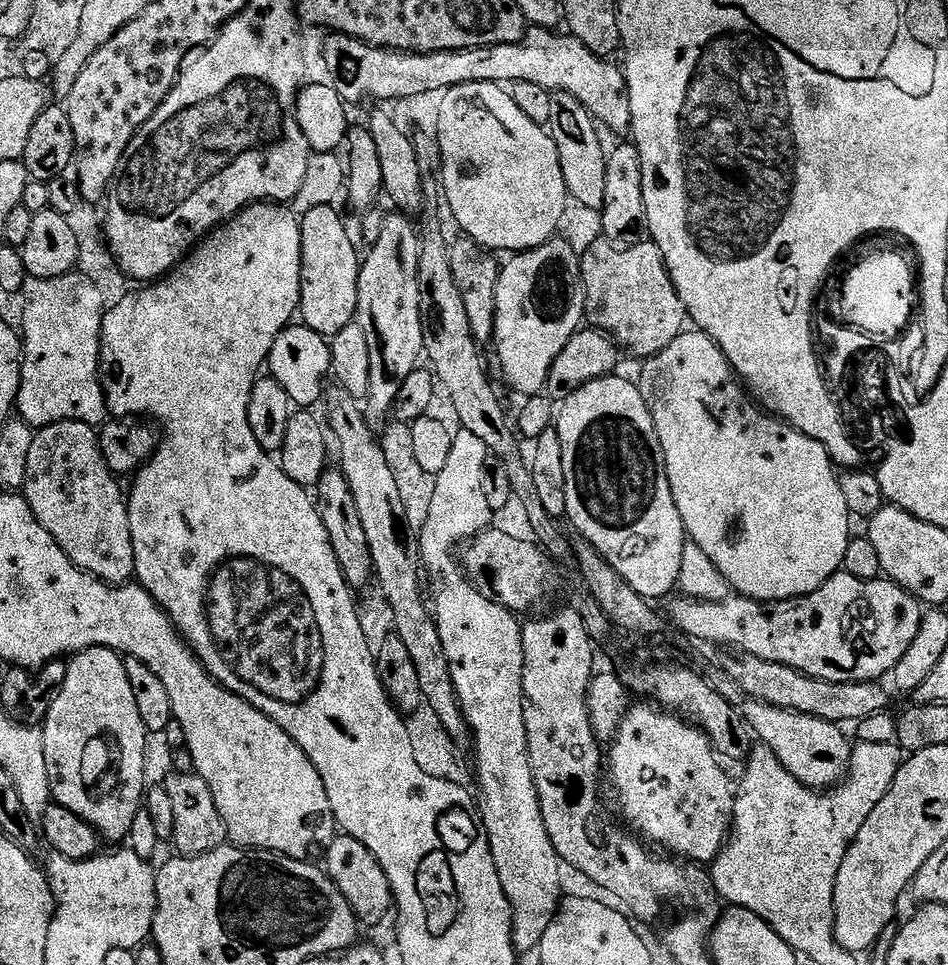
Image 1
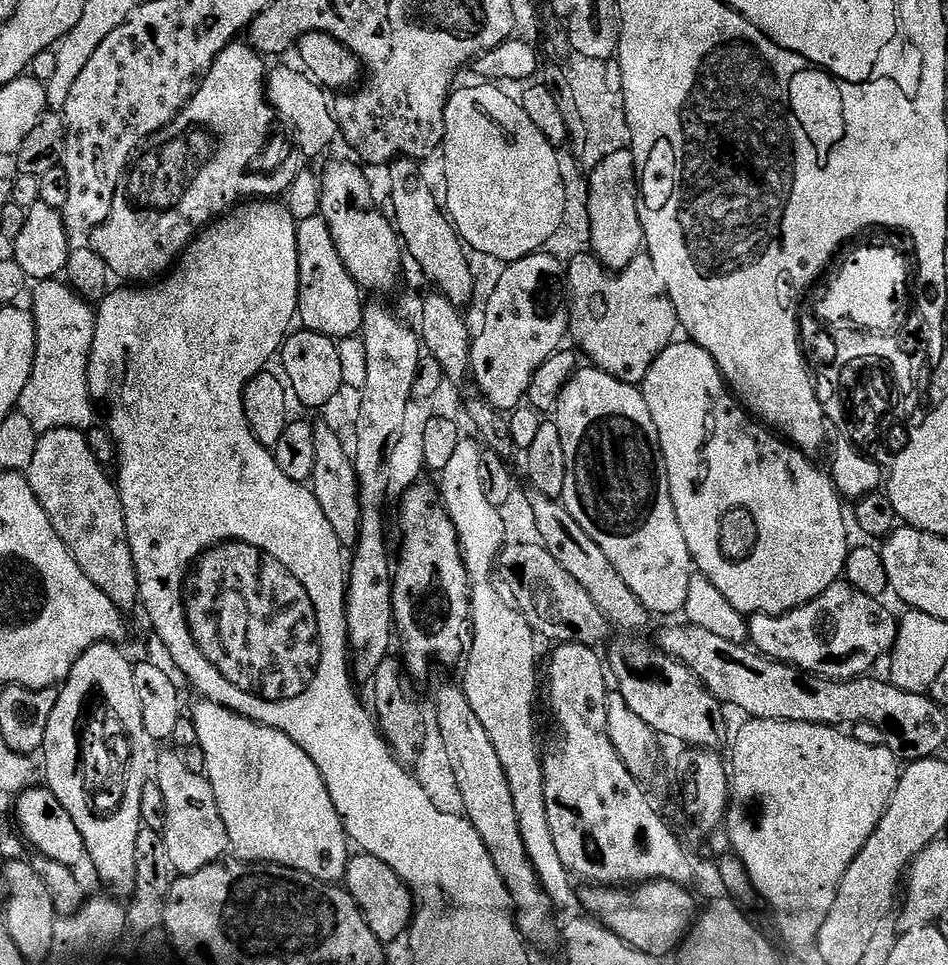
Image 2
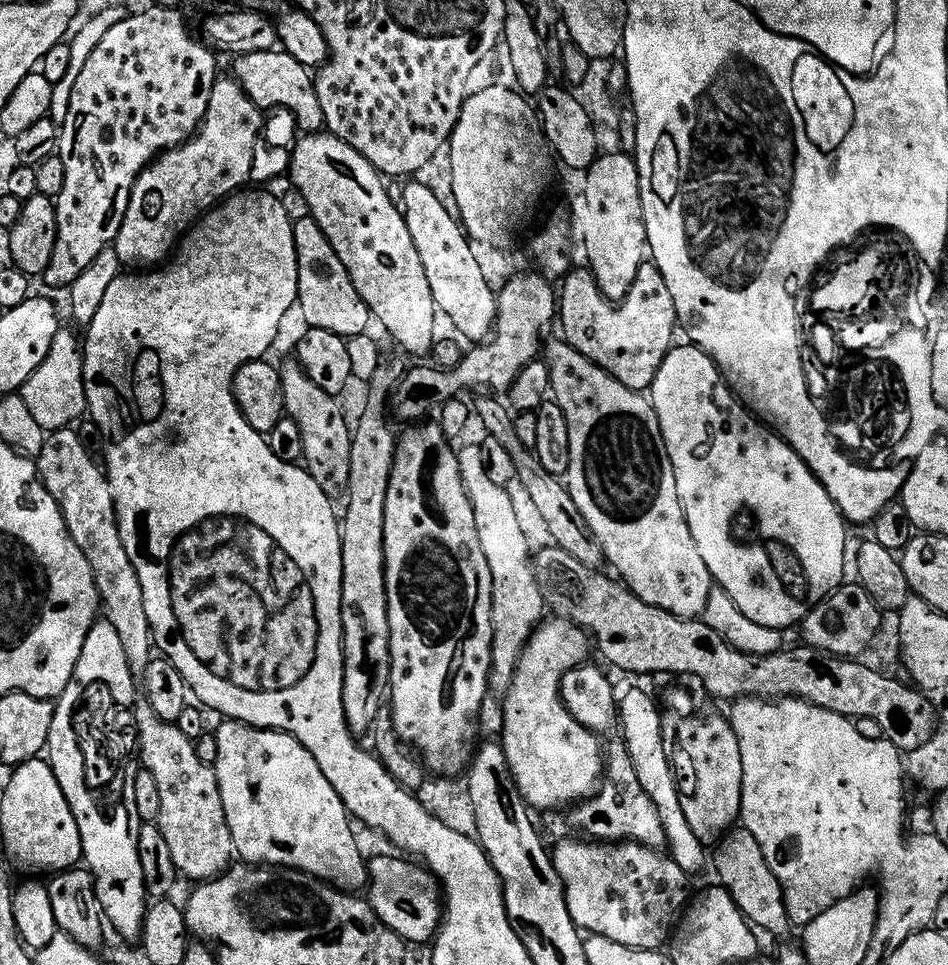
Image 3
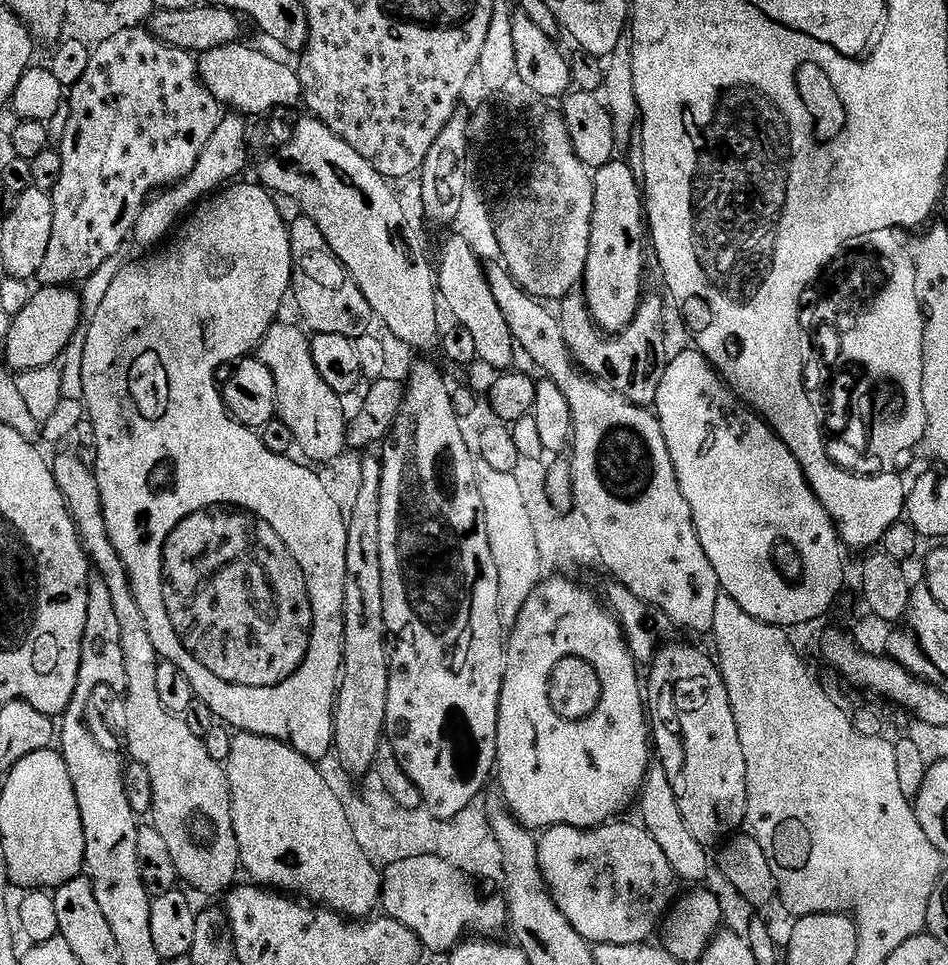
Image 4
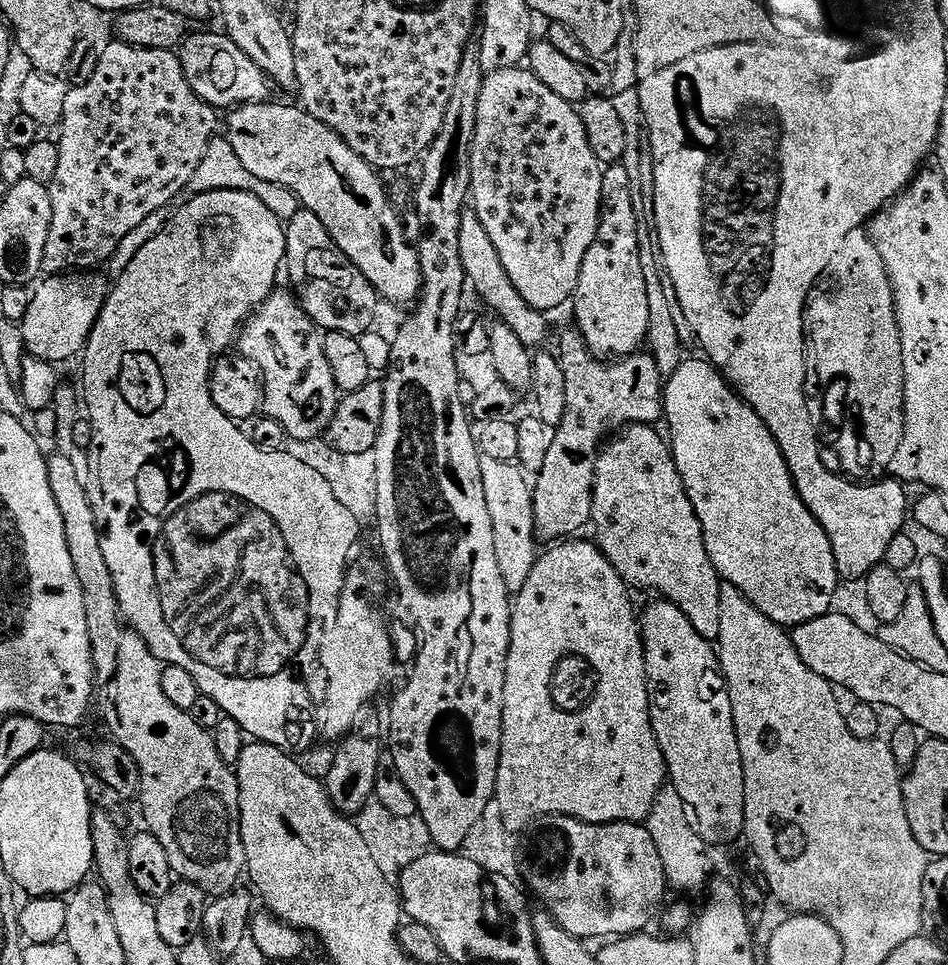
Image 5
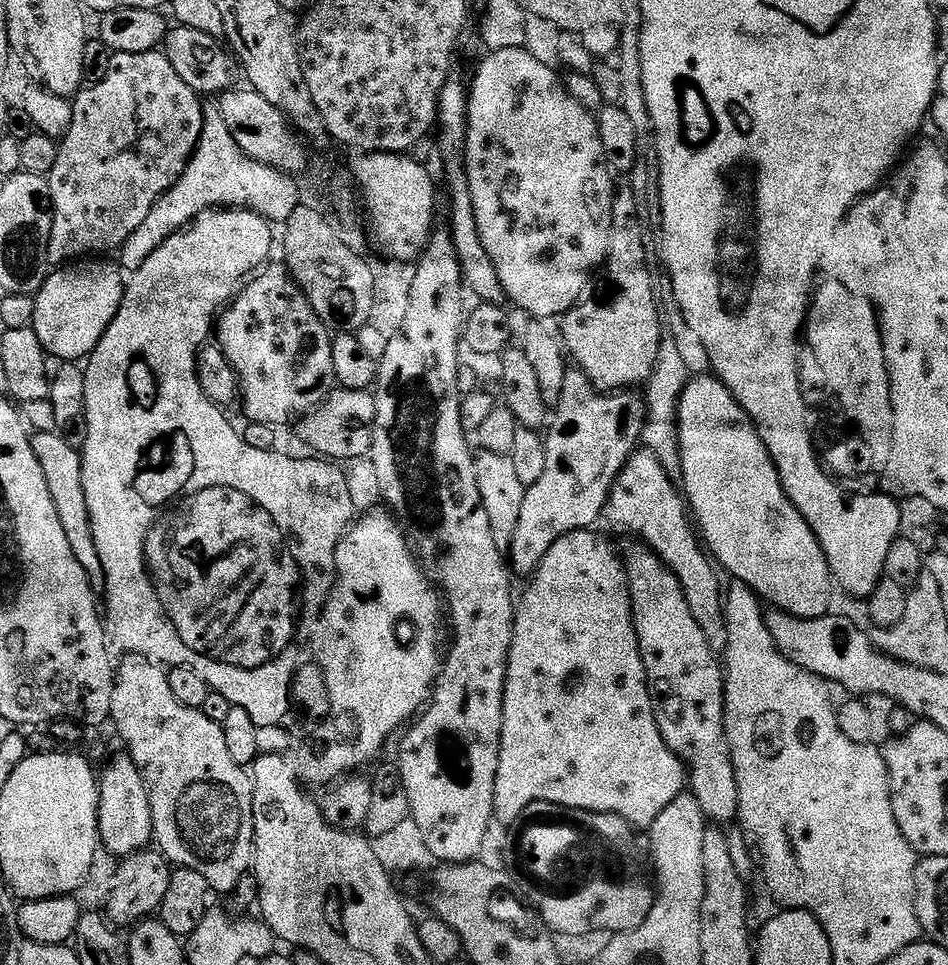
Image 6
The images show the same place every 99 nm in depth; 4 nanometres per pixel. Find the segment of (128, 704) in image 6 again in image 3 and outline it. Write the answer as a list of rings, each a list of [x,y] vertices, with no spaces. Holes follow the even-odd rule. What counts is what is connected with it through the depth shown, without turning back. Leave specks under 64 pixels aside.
[[[75,427],[60,428],[57,432],[47,433],[42,446],[42,454],[36,460],[36,470],[40,473],[40,481],[44,483],[46,490],[54,498],[54,502],[58,502],[70,538],[74,538],[86,562],[90,562],[96,589],[100,591],[103,619],[110,621],[114,630],[118,630],[118,638],[122,638],[122,647],[126,649],[126,658],[130,662],[133,673],[143,674],[146,666],[154,658],[154,641],[150,622],[146,618],[146,602],[142,602],[142,582],[138,582],[138,574],[130,562],[130,554],[126,554],[126,546],[122,546],[122,534],[118,530],[116,507],[110,490],[108,474],[102,467],[101,461],[96,459],[93,453],[88,452],[87,448],[82,446]],[[147,702],[137,703],[134,709],[135,727],[138,729],[138,755],[143,767],[150,771],[158,784],[161,798],[161,812],[158,819],[162,838],[170,846],[170,854],[174,857],[174,866],[181,877],[189,876],[192,882],[215,880],[223,872],[228,871],[234,860],[232,835],[226,822],[226,810],[222,806],[222,794],[216,781],[215,771],[203,764],[195,753],[193,740],[188,738],[176,724],[167,724]]]

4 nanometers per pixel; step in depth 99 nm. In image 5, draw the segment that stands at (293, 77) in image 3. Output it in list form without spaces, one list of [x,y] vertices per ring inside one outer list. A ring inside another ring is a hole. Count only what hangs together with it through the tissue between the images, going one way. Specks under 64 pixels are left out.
[[[191,33],[185,37],[178,55],[191,88],[217,110],[228,110],[246,103],[264,103],[271,97],[272,84],[268,76],[225,33]]]

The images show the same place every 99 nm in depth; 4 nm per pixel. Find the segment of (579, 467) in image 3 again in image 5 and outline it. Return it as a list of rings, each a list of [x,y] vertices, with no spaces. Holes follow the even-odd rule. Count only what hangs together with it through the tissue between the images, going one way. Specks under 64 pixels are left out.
[[[471,206],[465,207],[462,214],[462,226],[458,230],[458,254],[462,254],[462,266],[467,283],[480,295],[480,300],[496,315],[499,323],[510,326],[519,340],[530,350],[536,350],[548,336],[548,319],[545,313],[539,312],[510,282],[510,274],[506,274],[506,266],[502,266],[502,258],[498,258],[498,249],[490,242],[490,234],[486,234],[486,226],[478,222],[476,211]],[[629,424],[601,447],[592,487],[594,540],[625,584],[633,589],[649,588],[678,606],[702,638],[716,642],[722,630],[722,581],[706,554],[702,522],[694,514],[669,441],[652,428]]]

